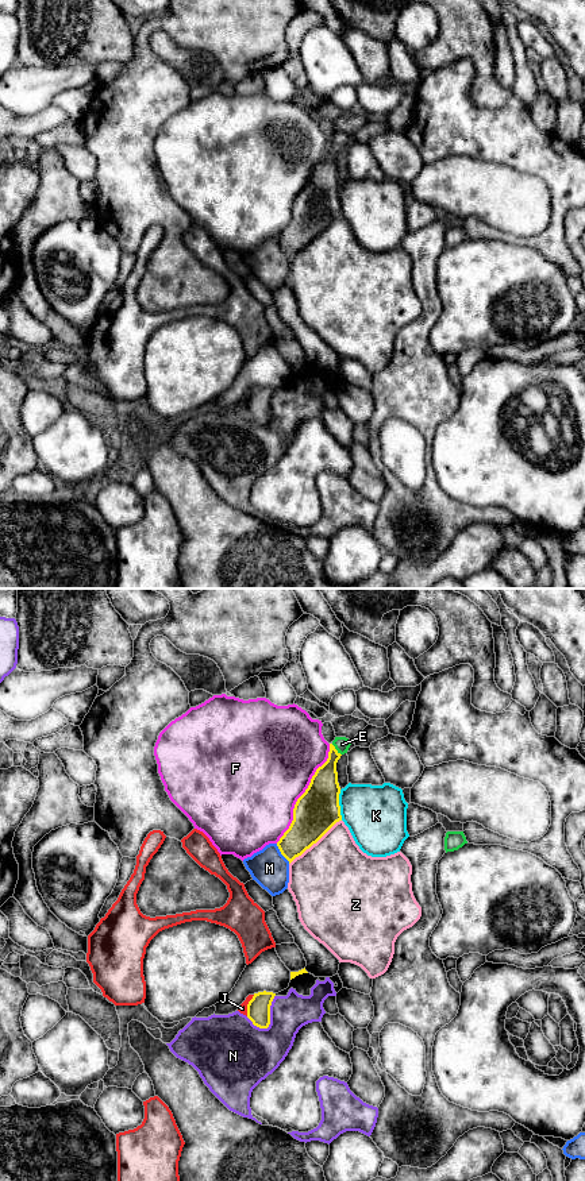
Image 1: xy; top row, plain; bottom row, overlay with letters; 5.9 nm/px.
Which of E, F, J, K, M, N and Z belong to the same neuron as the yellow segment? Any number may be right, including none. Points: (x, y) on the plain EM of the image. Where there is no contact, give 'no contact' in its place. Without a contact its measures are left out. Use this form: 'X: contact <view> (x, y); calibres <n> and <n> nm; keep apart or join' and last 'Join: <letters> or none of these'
E: contact xy (335, 145); calibres 180 and 90 nm; join
F: contact xy (303, 189); calibres 260 and 500 nm; keep apart
J: contact xy (247, 401); calibres 140 and 50 nm; keep apart
K: contact xy (338, 200); calibres 260 and 360 nm; keep apart
M: contact xy (281, 249); calibres 220 and 220 nm; keep apart
N: contact xy (269, 413); calibres 140 and 340 nm; keep apart
Z: contact xy (315, 238); calibres 260 and 480 nm; keep apart
Join: E

